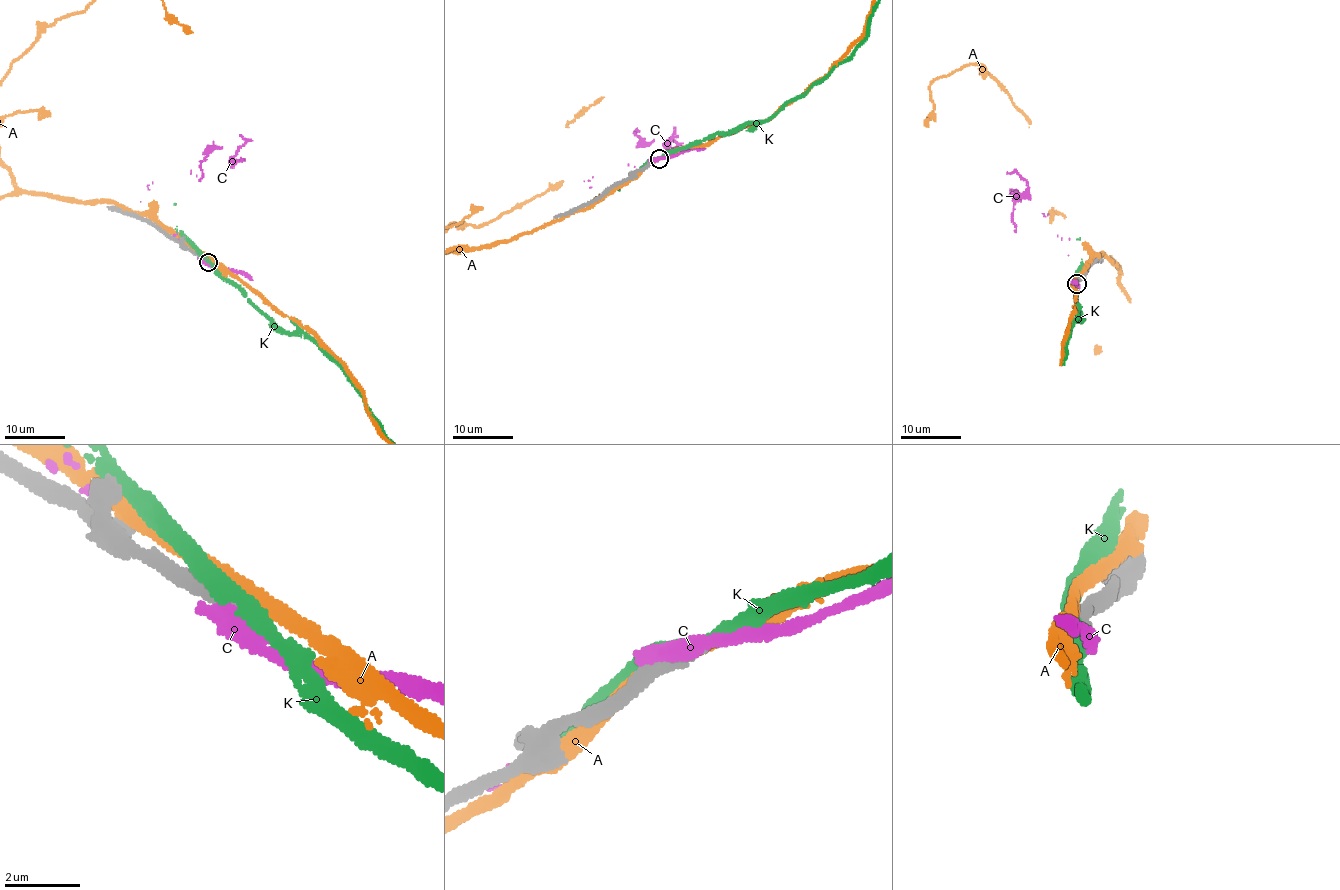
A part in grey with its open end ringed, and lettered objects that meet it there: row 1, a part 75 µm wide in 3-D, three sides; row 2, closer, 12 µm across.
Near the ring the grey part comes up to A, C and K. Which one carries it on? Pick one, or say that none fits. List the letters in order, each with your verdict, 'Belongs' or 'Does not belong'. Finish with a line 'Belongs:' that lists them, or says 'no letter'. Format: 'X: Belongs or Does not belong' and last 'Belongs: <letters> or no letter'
A: Does not belong
C: Does not belong
K: Does not belong
Belongs: no letter

